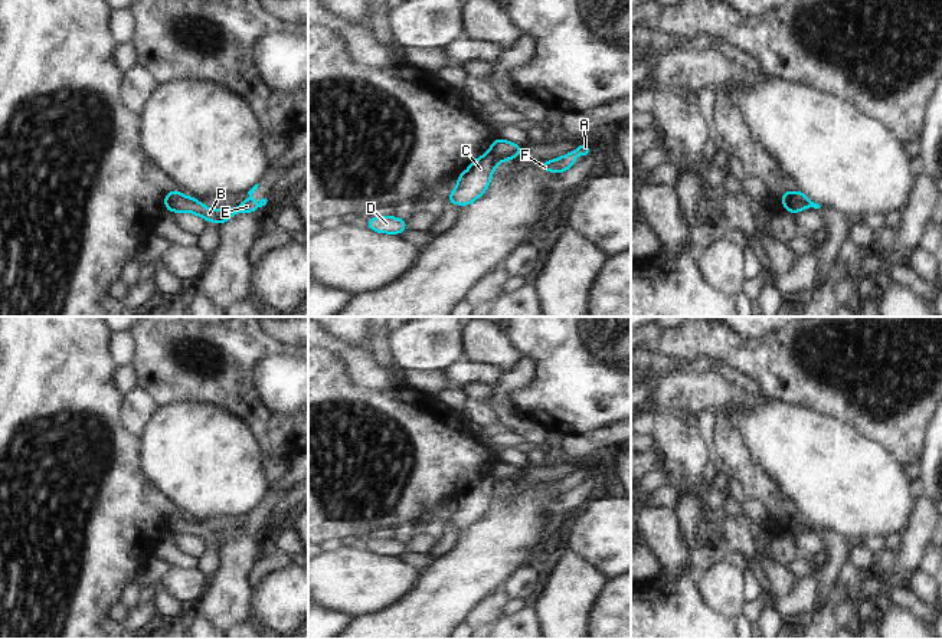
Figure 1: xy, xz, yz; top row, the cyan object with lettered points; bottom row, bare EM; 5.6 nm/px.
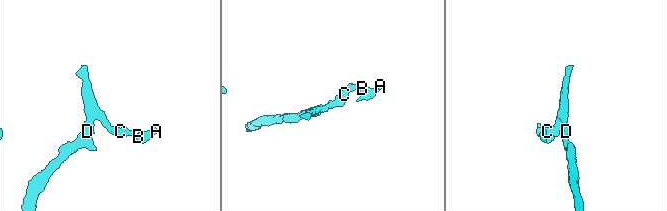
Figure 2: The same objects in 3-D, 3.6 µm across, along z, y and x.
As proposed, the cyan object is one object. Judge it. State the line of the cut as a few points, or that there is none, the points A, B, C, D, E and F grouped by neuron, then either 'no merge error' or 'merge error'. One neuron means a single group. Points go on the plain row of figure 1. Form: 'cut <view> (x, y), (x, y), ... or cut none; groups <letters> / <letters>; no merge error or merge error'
cut yz (792, 515), (788, 531); groups A B E F / C D; merge error

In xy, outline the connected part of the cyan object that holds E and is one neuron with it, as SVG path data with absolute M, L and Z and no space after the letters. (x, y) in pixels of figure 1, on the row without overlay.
M255 507L248 514L249 517L248 521L239 530L223 530L217 532L207 531L206 528L202 527L200 522L194 522L193 520L189 518L181 518L179 515L179 511L174 511L173 514L167 515L169 530L173 535L190 534L203 540L206 544L212 543L215 545L223 547L229 540L241 534L255 535L259 530L266 527L268 524L266 521L261 521L258 528L254 527L252 517L258 511L258 508L259 507Z

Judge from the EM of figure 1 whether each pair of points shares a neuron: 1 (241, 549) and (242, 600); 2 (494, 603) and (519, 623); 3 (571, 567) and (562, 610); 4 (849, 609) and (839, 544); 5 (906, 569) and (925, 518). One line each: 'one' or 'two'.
1: one
2: two
3: one
4: two
5: one

